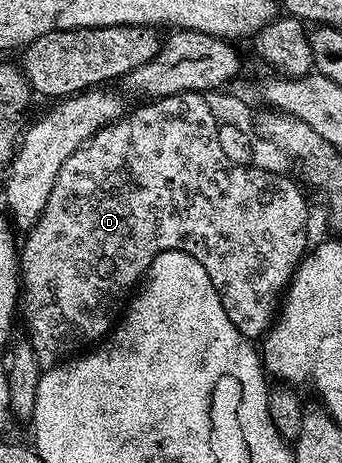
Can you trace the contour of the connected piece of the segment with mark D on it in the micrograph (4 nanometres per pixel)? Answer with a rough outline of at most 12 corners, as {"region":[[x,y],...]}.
{"region":[[205,93],[103,127],[19,249],[38,365],[195,255],[242,335],[311,245],[306,190],[223,155]]}

